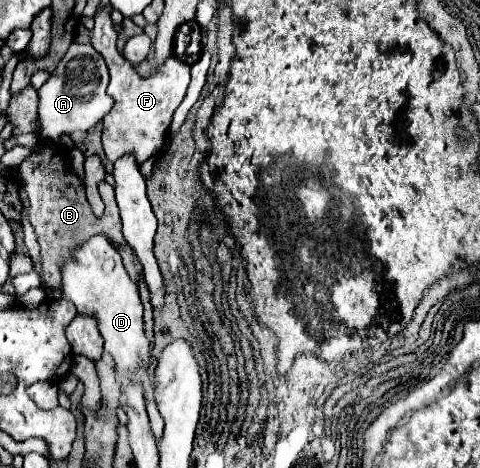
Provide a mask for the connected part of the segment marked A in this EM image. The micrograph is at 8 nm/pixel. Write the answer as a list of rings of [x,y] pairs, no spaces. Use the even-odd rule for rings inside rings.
[[[72,42],[66,56],[58,64],[56,72],[44,82],[38,90],[40,104],[38,116],[42,122],[42,138],[48,142],[56,142],[62,134],[86,132],[96,126],[112,108],[112,98],[106,94],[108,86],[108,68],[104,58],[88,44]]]

